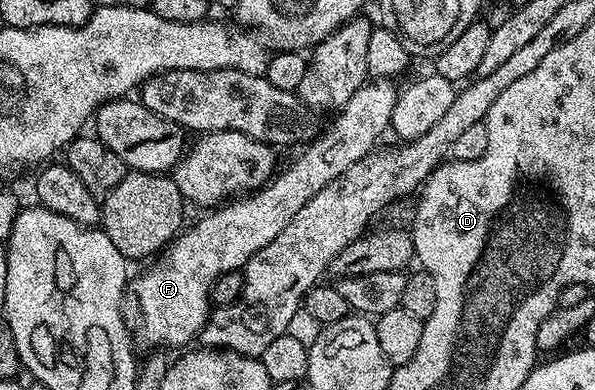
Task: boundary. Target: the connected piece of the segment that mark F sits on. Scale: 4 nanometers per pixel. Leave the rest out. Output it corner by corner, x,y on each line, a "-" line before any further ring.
377,79
364,83
361,89
357,89
357,93
353,93
353,97
349,97
349,101
344,107
338,108
337,114
334,116
336,119
332,121
331,128
329,128
328,131
326,128
322,134
312,139
310,143
306,144
306,146
302,148
303,152
301,152
300,155
296,157
295,164
293,164
292,167
285,168
283,172
280,170
278,174
272,178
271,182
266,184
266,186
264,186
262,189
254,193
246,194
244,197
236,198
234,201
224,202
222,205
208,210
206,214
204,214
207,215
204,217
204,219
197,220
191,228
188,226
186,230
176,235
175,238
167,244
165,248
165,255
168,255
168,257
171,258
168,263
152,262
150,265
147,265
152,265
152,267
145,268
144,271
136,277
136,279
134,276
134,278
130,280
129,303
132,303
132,305
135,306
135,323
133,319
129,330
133,336
134,342
138,344
140,348
143,346
147,347
145,349
168,349
167,347
179,347
178,349
183,349
186,348
188,344
190,344
187,343
190,341
190,339
194,340
196,336
198,336
199,332
202,331
203,326
207,324
208,315
210,315
213,310
213,304
211,302
211,290
213,289
215,282
219,280
219,276
229,273
230,271
237,271
246,267
248,261
250,261
250,258
253,257
253,255
257,253
258,250
265,249
265,247
269,245
269,243
273,241
273,239
277,237
279,233
281,233
282,229
285,228
285,225
287,225
289,221
292,221
293,217
296,216
298,212
300,212
301,207
305,205
307,201
313,198
315,194
321,192
321,189
329,185
331,181
344,175
344,173
346,173
346,171
349,169
349,165
353,165
357,161
361,161
366,157
366,155
369,155
372,151
376,150
378,143
375,142
377,142
383,134
388,134
389,128
391,126
391,118
393,117
393,109
395,108
395,100
397,98
397,87
394,87
395,85
396,84
389,79

